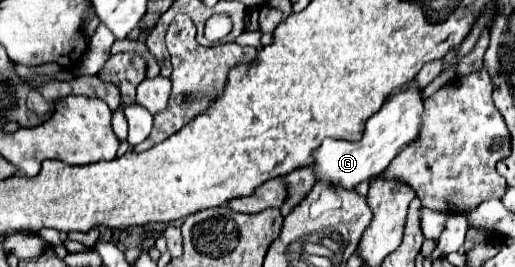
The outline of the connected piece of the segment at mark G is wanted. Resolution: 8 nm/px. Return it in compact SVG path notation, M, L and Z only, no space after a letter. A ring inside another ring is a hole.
M411 84L409 88L403 88L389 96L389 100L383 104L383 108L373 114L367 120L363 138L357 142L347 142L347 140L335 140L327 138L319 148L313 152L313 172L317 180L329 182L347 190L353 190L359 182L369 180L373 176L379 176L391 160L409 144L417 138L419 126L421 126L421 112L423 112L423 100L417 84Z

